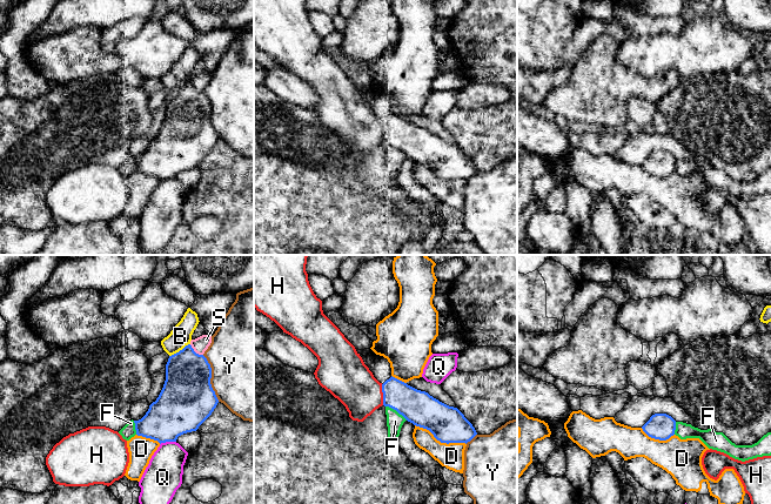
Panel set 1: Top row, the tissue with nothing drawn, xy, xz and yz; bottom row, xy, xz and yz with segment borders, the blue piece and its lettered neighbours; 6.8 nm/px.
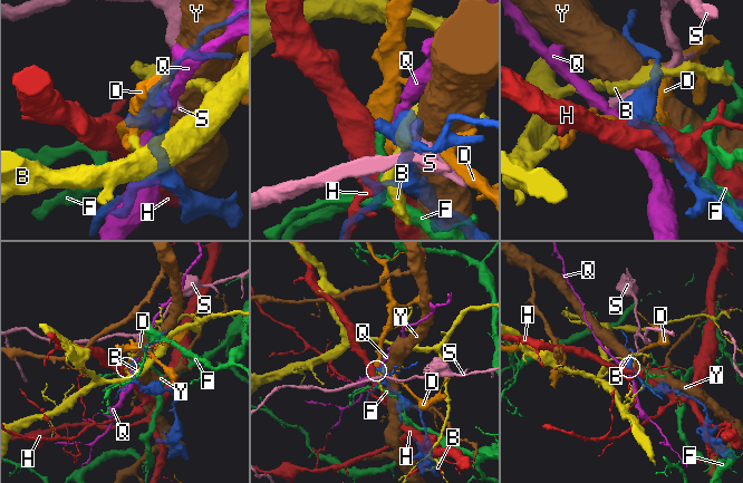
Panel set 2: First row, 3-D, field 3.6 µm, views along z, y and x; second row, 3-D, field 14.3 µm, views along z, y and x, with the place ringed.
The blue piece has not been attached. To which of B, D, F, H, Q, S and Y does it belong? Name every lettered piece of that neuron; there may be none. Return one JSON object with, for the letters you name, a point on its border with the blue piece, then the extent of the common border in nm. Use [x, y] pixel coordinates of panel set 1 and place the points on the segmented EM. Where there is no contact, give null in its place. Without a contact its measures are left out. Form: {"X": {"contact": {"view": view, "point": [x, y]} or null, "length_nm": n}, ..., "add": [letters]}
{"add": []}

